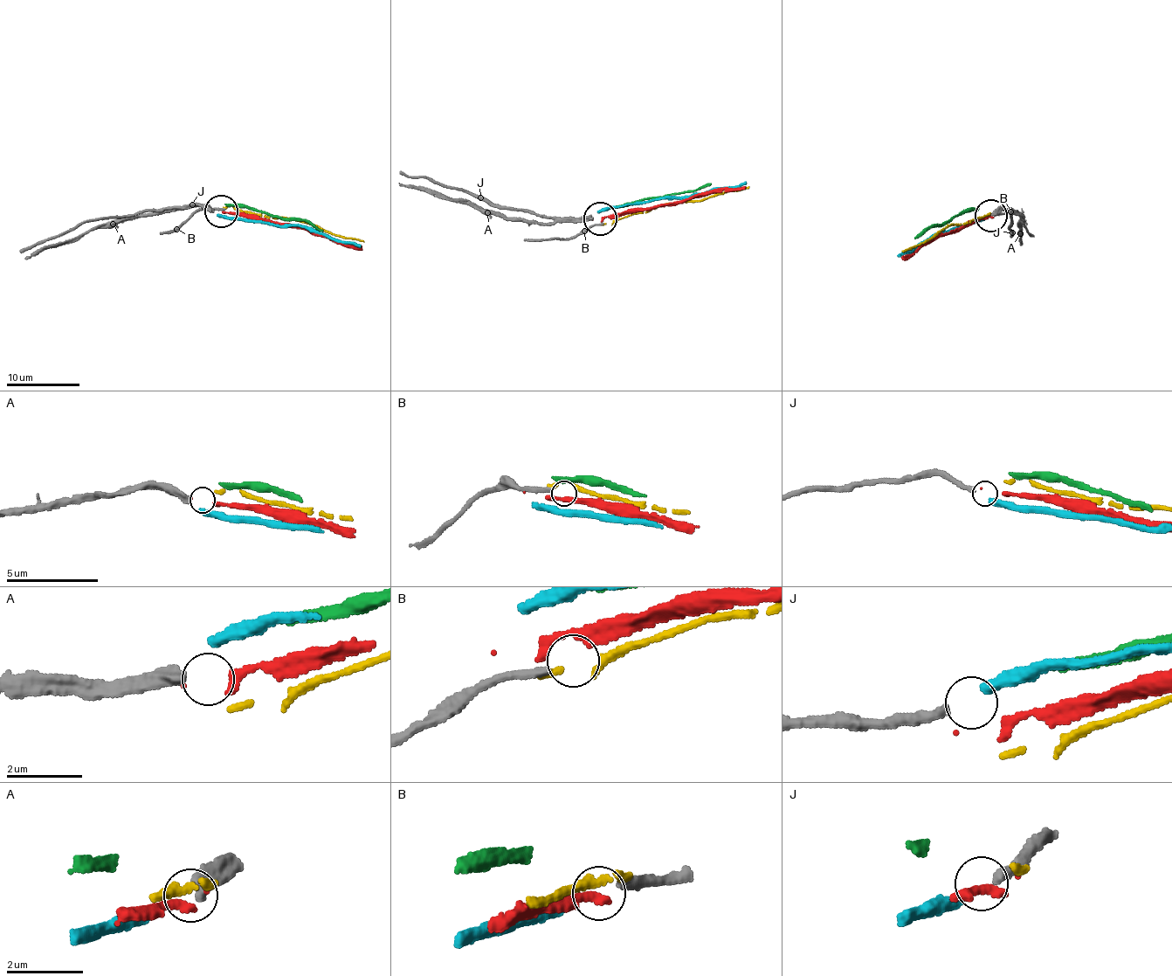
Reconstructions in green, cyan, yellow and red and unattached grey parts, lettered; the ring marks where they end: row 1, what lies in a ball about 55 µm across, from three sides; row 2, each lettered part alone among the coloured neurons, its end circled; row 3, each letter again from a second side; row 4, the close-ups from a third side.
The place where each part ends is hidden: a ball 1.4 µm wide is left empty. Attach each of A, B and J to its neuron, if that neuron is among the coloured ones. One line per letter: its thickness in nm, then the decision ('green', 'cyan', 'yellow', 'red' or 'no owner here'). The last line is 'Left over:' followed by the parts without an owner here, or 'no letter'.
A: 360 nm thick; red
B: 200 nm thick; no owner here
J: 260 nm thick; cyan
Left over: B

